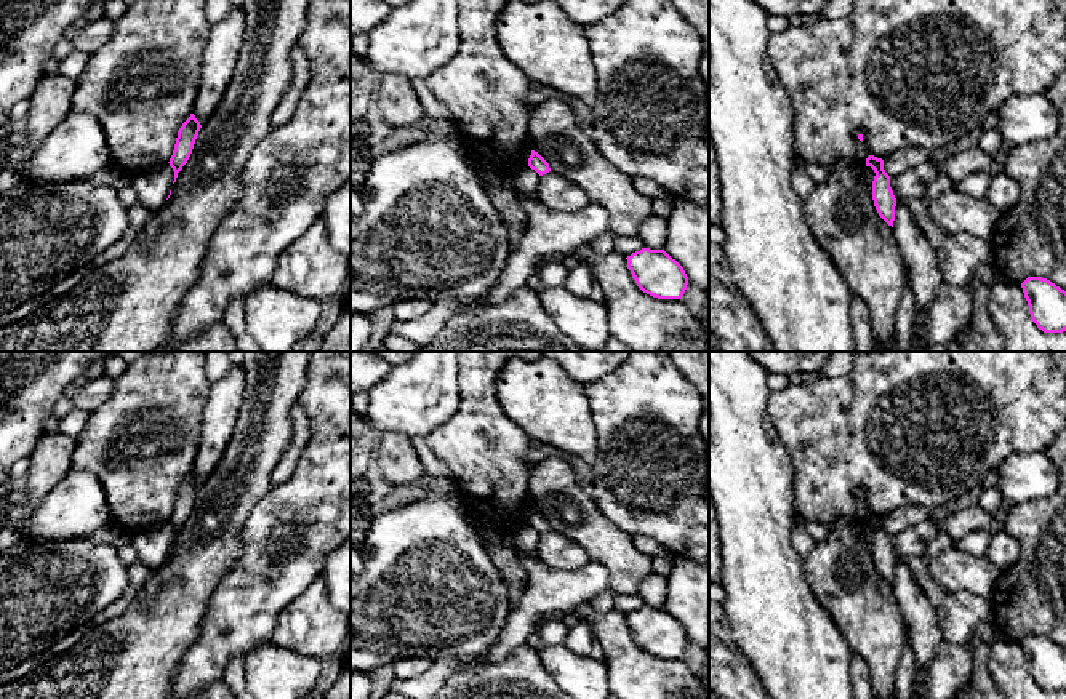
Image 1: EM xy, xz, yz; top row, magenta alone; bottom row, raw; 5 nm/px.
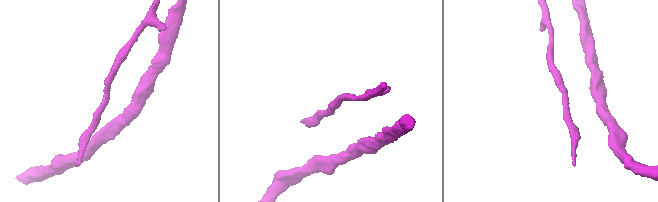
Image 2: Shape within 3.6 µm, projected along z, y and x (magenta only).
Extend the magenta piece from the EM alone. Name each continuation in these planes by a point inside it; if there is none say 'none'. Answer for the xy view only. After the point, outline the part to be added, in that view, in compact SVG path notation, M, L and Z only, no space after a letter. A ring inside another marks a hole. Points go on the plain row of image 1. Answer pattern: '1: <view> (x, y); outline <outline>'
none

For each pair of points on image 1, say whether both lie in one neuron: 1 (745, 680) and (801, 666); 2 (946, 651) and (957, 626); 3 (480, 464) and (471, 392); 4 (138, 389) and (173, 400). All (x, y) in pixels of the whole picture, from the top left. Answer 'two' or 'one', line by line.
1: two
2: two
3: one
4: one

